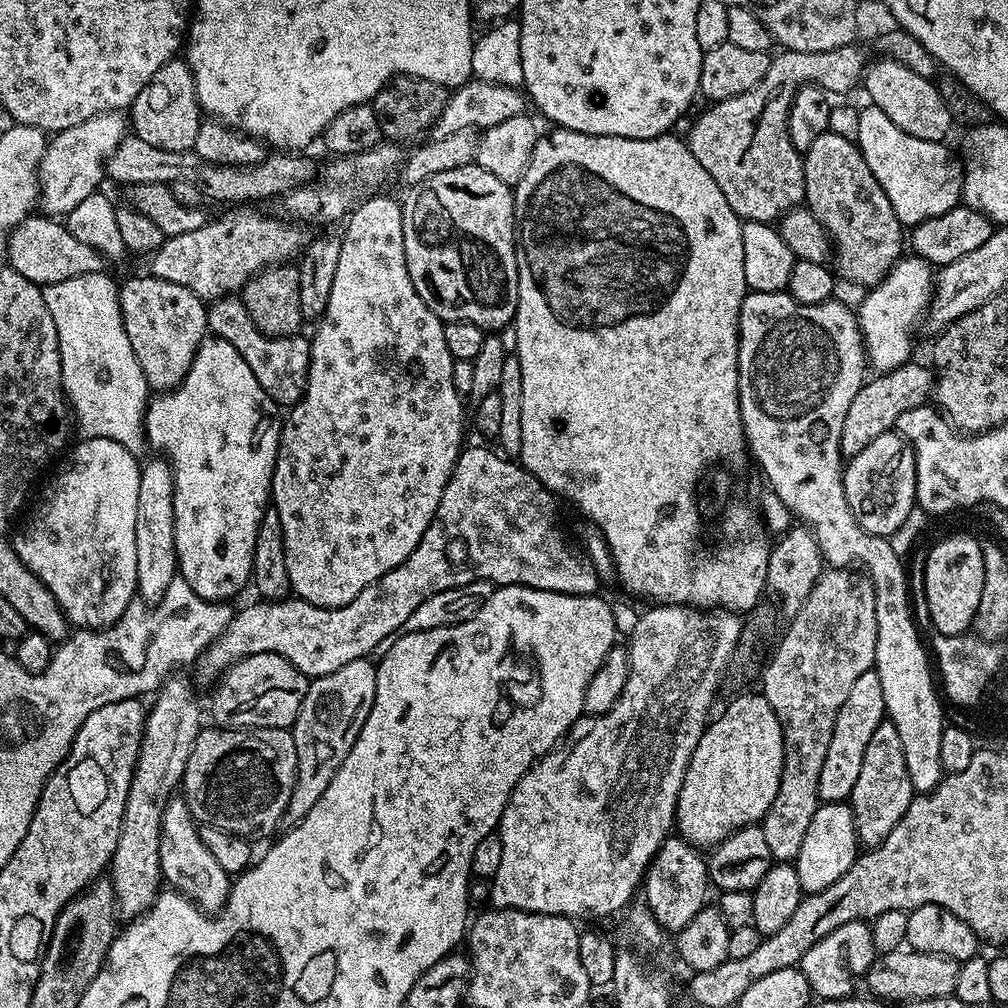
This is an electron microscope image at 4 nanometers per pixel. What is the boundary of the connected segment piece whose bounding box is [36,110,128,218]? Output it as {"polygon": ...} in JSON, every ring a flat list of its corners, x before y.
{"polygon":[[117,110,91,116,74,127,55,133,49,139,48,147,36,170,36,180,40,182,39,211,52,218,60,218,67,216,78,203,92,196,99,189,97,186,101,180,103,182,106,174,104,153,97,148,97,144,104,144,105,153,110,154,127,130,125,115]]}

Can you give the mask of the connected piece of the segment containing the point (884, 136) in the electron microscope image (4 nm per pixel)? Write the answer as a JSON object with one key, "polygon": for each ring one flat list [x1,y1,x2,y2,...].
{"polygon":[[865,106,860,112,860,121,856,124,856,136,860,152,866,158,866,166,870,166,870,174,874,174,886,198,890,198,890,206,894,206,894,214,899,218,901,225,913,226,924,219,946,214,947,211,957,207,962,196,962,184,957,173,956,176,952,173,952,156,943,148,945,146,943,143,914,138,898,130,898,126,894,126,894,122,890,122,890,118,882,114,882,110,871,106]]}

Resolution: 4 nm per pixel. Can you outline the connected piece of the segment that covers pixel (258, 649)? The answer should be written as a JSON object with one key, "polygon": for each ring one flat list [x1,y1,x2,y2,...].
{"polygon":[[289,598,284,601,255,602,256,604,248,606,238,611,231,617,221,637,213,640,201,655,198,662,200,672,204,676,214,676,221,674,245,656,264,652,278,652,284,656,299,672,304,676,312,678,312,618,308,612,312,612,312,603,299,598]]}

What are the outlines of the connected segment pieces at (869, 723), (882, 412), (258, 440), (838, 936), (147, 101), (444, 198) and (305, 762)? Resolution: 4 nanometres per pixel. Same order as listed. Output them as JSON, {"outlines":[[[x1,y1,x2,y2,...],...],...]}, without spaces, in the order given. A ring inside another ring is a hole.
{"outlines":[[[876,670,862,674,850,690,838,718,834,722,834,734,830,734,830,750,826,750,826,762,822,762,822,774,818,774,818,797,824,802,844,802,851,797,854,782,862,770,862,754,874,730,885,723,886,713,883,702,882,682]],[[908,360,894,370,881,373,864,385,861,385,858,394,850,404,843,423,843,438,841,449,845,457,851,458,859,454,869,445,872,438,882,435,891,429,897,418,906,410,921,407,925,403,925,395,929,387,929,373,926,364]],[[208,338,201,344,195,362,188,372,187,379,177,390,153,399,146,414,149,431,168,432,168,446,175,455,172,457,174,479,176,481,175,518,176,518,176,562,179,575,189,583,194,594,201,599,213,602,231,601,231,596,236,596,244,587,249,587,252,578,252,563,256,553,256,539,260,536,260,523,264,521,264,511,270,507,272,494,272,475,276,469,276,458,280,454,280,437,282,435,281,409,268,396,266,390,258,384,254,373,246,364,245,358,234,345,221,338]],[[855,920,838,926,819,940,803,955,798,965,812,984,813,993,819,999,847,999,853,992,855,976,863,977,876,957,871,927,865,921]],[[171,59,163,64,142,86,138,98,130,105,130,128,142,142,158,146,167,152,191,152,195,149,198,130,202,123,200,101,196,99,196,83,192,69,183,60]],[[473,162,460,168,446,170,444,173,434,173,427,176,415,186,409,187,408,197,402,200,402,234,404,235,404,253,406,254,406,270,410,274,410,282,414,282,414,290,418,290,418,298,426,302,428,309,437,318,445,322,470,322,474,326,485,330,500,330,513,323,516,318,518,306,518,208,514,203,514,192,509,185,502,183,494,174,490,174,485,168]],[[368,658,347,662,346,666,338,666,338,670,328,672,325,676,315,677,309,683,306,698,302,702,302,710,298,710,298,718,290,729,294,738,296,766,302,766,302,770,306,770,306,772,302,772,302,780,306,780,308,786,320,788,322,791,326,790,326,786,330,786,334,774,342,766,346,754,350,754,366,718,374,706,375,693,376,664]]]}

